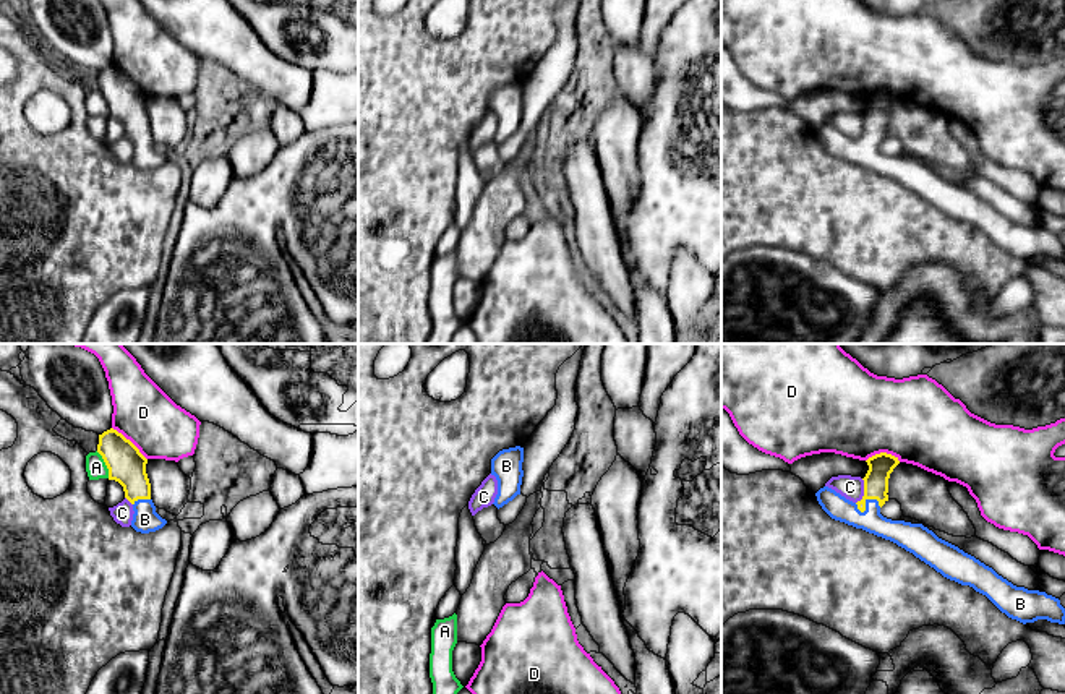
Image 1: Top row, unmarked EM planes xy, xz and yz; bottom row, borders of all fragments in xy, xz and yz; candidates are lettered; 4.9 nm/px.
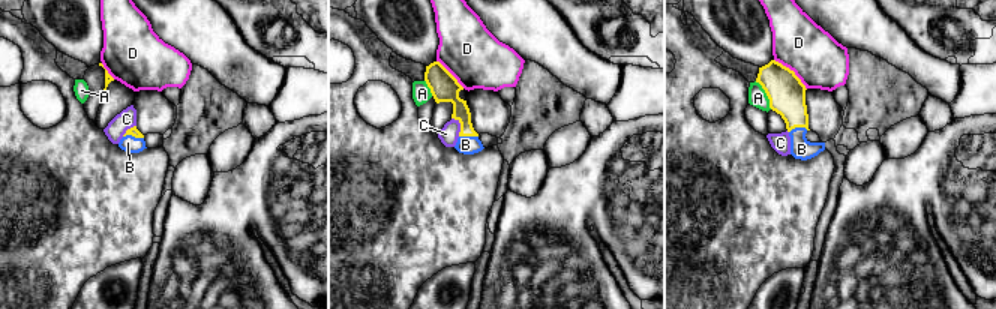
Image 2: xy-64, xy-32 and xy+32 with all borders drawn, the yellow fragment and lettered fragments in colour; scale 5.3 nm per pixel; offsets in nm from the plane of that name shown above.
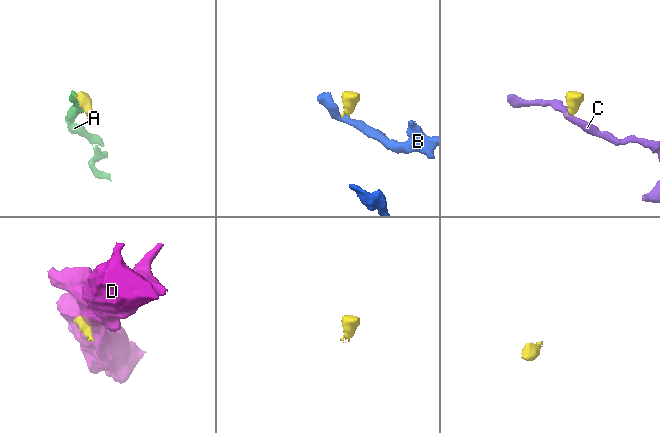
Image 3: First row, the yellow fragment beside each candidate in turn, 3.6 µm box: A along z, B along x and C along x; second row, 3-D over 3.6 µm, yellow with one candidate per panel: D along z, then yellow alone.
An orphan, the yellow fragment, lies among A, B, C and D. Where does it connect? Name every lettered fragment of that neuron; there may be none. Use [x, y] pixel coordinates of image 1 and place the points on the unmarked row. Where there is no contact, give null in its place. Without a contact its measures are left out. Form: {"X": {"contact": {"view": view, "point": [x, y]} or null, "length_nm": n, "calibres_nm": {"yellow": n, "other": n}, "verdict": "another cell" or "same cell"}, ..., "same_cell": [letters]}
{"A": {"contact": {"view": "xy", "point": [106, 101]}, "length_nm": 150, "calibres_nm": {"yellow": 190, "other": 100}, "verdict": "another cell"}, "B": {"contact": {"view": "yz", "point": [864, 140]}, "length_nm": 140, "calibres_nm": {"yellow": 130, "other": 120}, "verdict": "same cell"}, "C": {"contact": {"view": "yz", "point": [864, 128]}, "length_nm": 130, "calibres_nm": {"yellow": 130, "other": 110}, "verdict": "another cell"}, "D": {"contact": {"view": "xy", "point": [130, 78]}, "length_nm": 240, "calibres_nm": {"yellow": 190, "other": 300}, "verdict": "another cell"}, "same_cell": ["B"]}

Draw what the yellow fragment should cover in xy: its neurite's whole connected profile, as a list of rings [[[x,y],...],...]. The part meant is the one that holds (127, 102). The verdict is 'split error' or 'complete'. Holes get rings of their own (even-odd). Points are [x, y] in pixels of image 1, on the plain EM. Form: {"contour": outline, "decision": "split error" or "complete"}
{"contour": [[[110,65],[99,71],[97,89],[109,105],[109,117],[118,118],[123,123],[125,135],[133,141],[131,164],[141,170],[162,165],[167,157],[156,149],[146,110],[148,96],[139,86],[122,70]]], "decision": "split error"}

